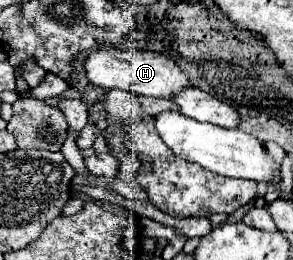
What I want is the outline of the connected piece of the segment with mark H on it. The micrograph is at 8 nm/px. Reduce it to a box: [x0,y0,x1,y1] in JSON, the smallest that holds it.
[85,50,189,98]

